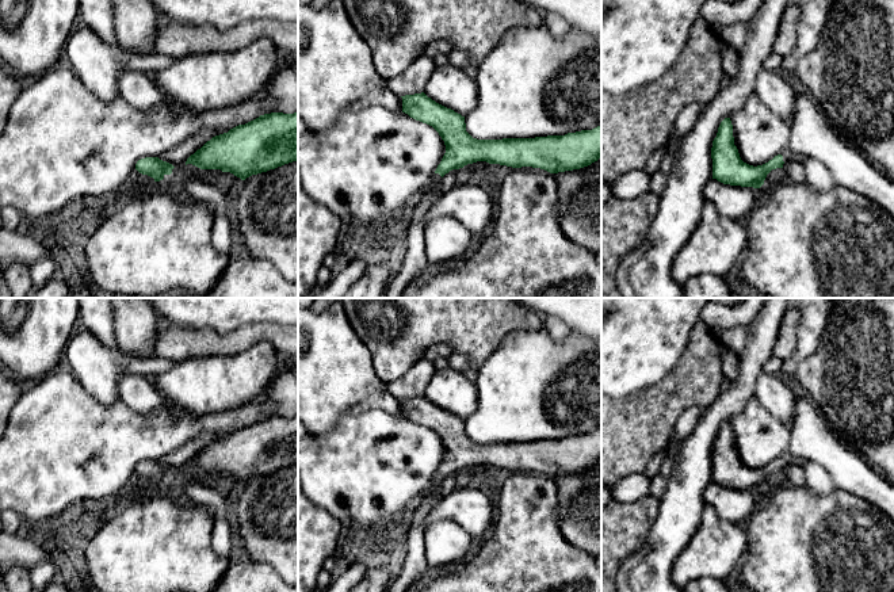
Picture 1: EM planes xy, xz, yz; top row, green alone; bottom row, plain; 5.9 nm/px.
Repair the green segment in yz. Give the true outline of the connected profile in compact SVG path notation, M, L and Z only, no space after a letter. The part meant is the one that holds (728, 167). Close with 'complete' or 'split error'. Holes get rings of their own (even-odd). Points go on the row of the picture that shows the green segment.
M725 118L712 141L712 179L723 184L760 188L772 169L783 168L783 164L794 157L794 154L783 152L763 165L753 167L744 163L734 145L731 121Z; split error

